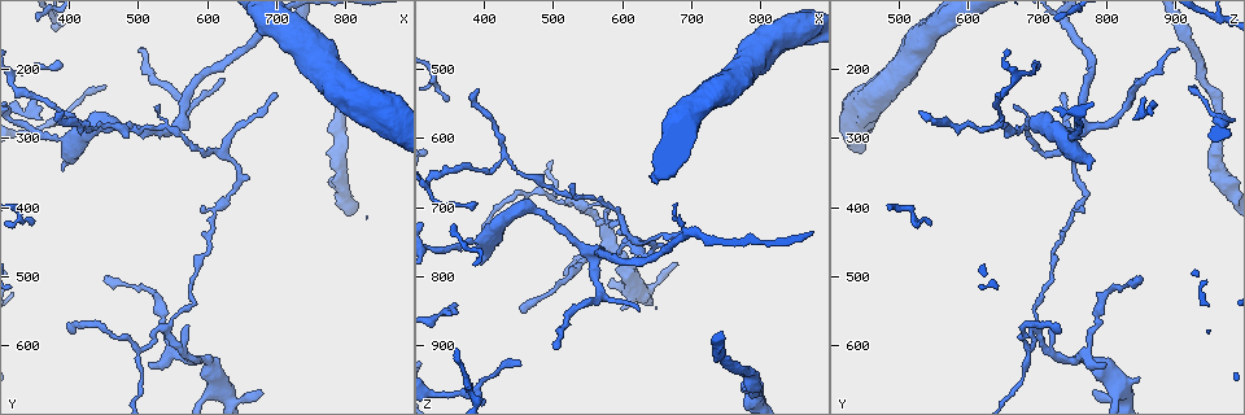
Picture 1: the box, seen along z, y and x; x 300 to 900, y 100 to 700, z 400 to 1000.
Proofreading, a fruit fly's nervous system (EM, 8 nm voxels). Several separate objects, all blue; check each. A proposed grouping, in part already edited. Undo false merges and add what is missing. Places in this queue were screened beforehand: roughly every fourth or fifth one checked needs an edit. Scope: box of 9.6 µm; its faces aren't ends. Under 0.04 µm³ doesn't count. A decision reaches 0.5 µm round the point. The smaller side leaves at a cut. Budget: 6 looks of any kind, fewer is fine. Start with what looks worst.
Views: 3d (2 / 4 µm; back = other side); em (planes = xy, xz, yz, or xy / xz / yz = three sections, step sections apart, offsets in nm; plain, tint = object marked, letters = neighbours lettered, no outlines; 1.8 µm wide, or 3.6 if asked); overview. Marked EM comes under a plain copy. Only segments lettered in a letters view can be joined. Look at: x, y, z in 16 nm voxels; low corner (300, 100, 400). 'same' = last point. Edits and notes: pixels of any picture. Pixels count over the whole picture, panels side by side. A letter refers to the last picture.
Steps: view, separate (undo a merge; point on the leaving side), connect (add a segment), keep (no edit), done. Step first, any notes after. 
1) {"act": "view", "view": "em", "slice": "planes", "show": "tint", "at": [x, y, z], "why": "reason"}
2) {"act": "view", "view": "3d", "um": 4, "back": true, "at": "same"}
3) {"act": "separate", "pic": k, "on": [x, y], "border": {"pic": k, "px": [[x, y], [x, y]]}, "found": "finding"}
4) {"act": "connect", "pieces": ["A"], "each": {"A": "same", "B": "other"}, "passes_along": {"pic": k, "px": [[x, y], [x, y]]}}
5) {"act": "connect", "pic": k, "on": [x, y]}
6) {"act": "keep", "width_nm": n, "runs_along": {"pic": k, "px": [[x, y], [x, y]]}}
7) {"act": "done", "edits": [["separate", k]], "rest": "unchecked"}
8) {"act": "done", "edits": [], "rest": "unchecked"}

{"act": "view", "view": "em", "um": 3.6, "slice": "planes", "show": "letters", "at": [540, 575, 700], "why": "three-way junction"}

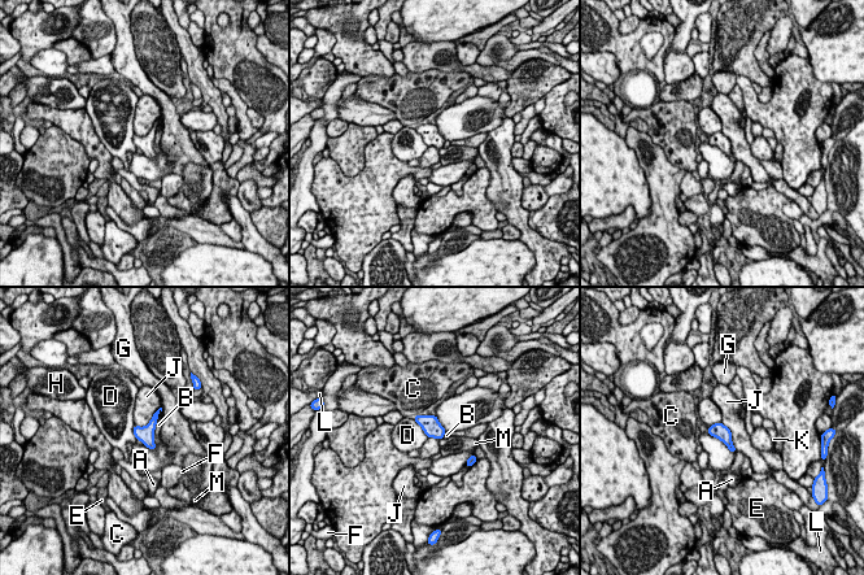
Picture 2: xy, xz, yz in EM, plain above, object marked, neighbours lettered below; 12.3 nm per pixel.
{"act": "keep", "each": {"A": "other", "B": "other", "C": "other", "D": "other", "E": "other", "F": "other", "G": "other", "H": "other", "J": "other", "K": "other", "L": "other", "M": "other"}, "found": "one cell here"}

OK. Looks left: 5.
{"act": "view", "view": "3d", "um": 4, "at": [395, 345, 775], "why": "thick end"}

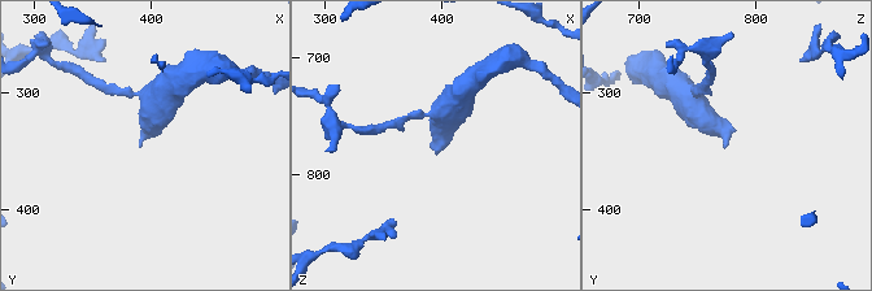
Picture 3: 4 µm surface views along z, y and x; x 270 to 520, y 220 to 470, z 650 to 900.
{"act": "view", "view": "em", "slice": "planes", "show": "letters", "at": [390, 342, 776]}

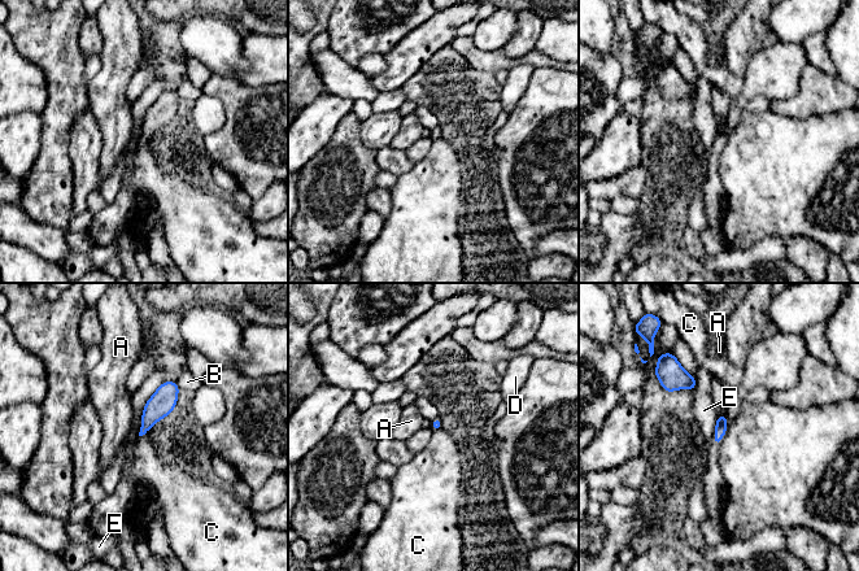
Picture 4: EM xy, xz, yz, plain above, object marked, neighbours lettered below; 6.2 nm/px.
{"act": "keep", "each": {"A": "other", "B": "other", "C": "other", "D": "other", "E": "other"}, "border": {"pic": 4, "px": [[727, 426], [727, 432], [718, 441]]}, "found": "none of them fits"}

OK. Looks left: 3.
{"act": "view", "view": "em", "slice": "planes", "show": "letters", "at": [505, 170, 910]}

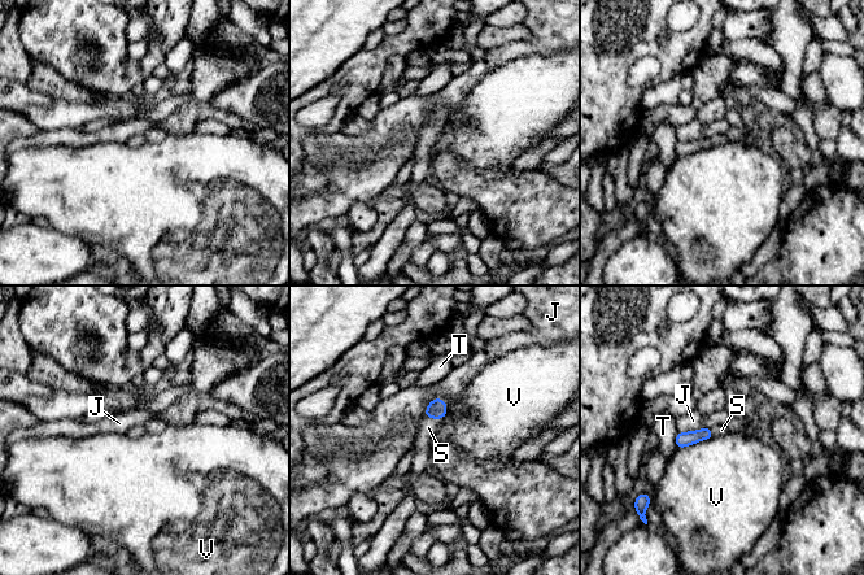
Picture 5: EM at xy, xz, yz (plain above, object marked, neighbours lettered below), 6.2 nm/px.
{"act": "connect", "pieces": ["S"], "each": {"J": "other", "S": "same", "T": "other", "V": "other"}, "passes_along": {"pic": 5, "px": [[437, 408], [433, 417], [428, 427]]}, "found": "the cell continues"}

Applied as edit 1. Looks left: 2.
{"act": "done", "edits": [["connect", 5]], "rest": "unchecked"}

